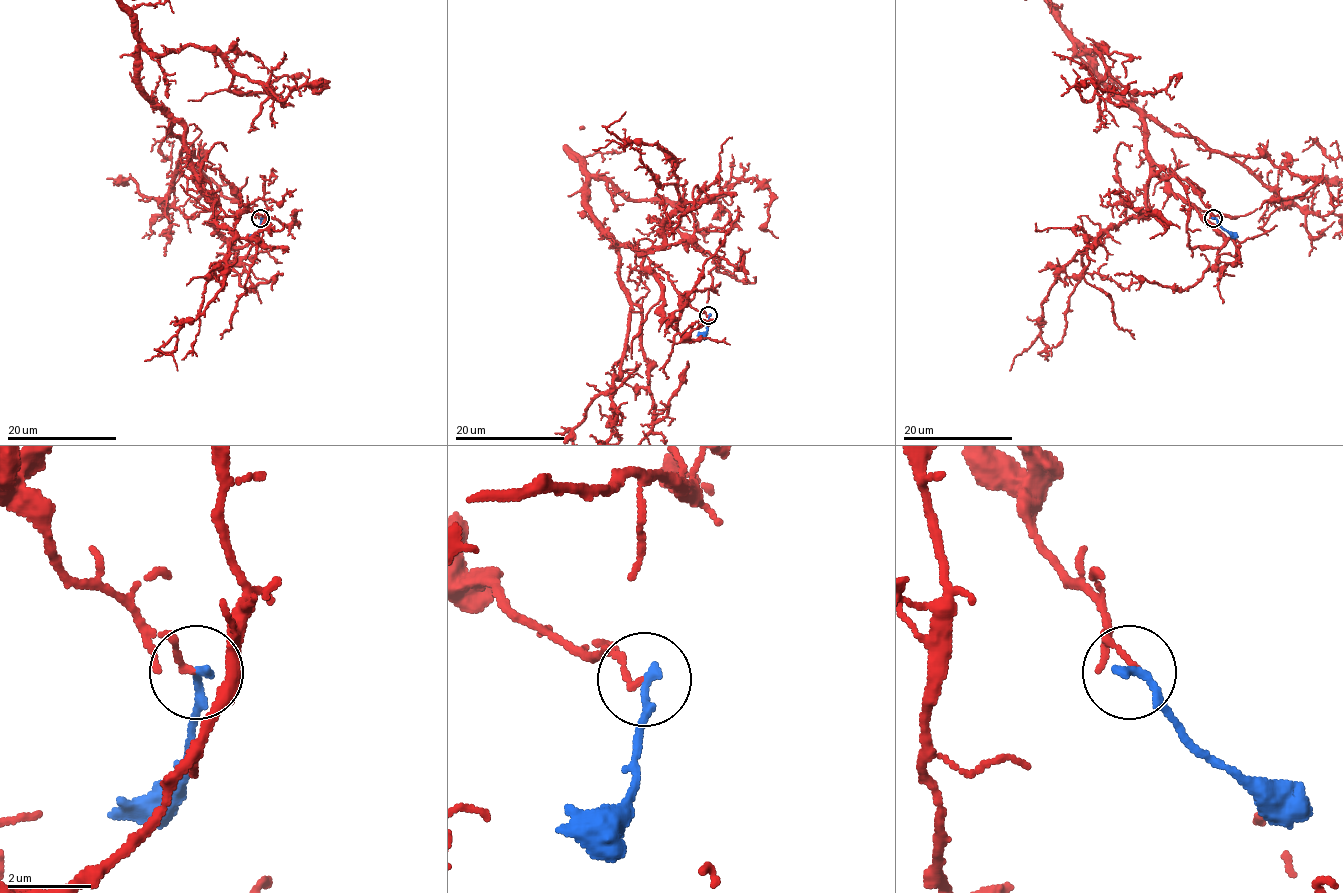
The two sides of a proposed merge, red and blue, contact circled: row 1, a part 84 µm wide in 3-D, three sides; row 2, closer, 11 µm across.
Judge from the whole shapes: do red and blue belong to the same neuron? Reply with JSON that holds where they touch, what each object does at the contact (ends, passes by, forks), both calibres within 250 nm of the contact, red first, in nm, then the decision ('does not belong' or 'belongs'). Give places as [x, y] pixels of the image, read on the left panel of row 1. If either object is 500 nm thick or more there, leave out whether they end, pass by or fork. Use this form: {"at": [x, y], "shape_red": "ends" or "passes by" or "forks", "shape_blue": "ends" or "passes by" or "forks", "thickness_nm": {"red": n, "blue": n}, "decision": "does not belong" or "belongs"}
{"at": [260, 218], "shape_red": "ends", "shape_blue": "ends", "thickness_nm": {"red": 140, "blue": 240}, "decision": "does not belong"}

